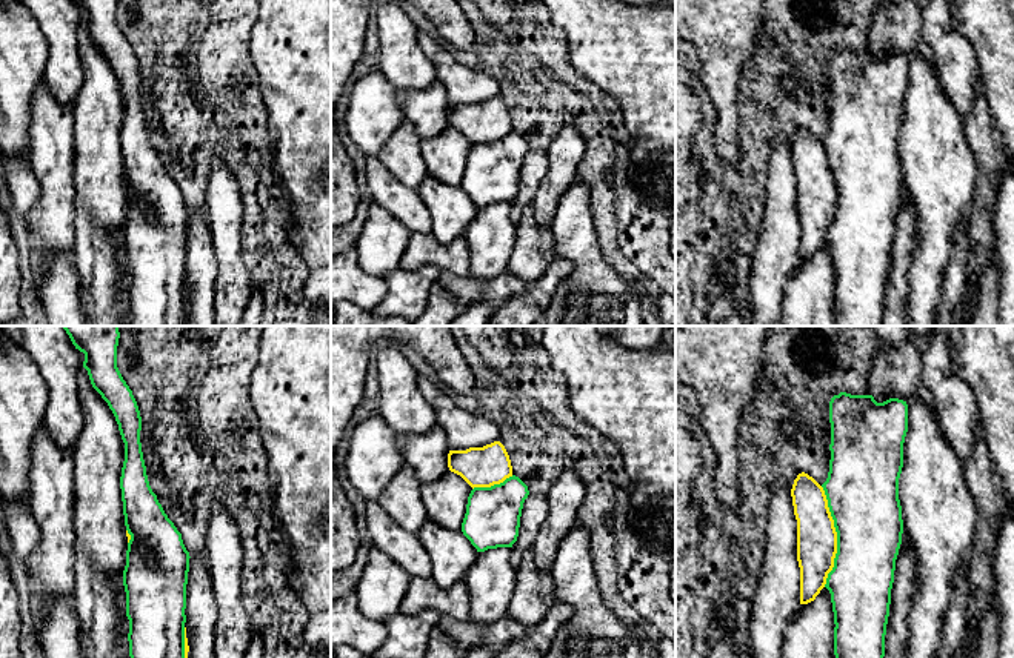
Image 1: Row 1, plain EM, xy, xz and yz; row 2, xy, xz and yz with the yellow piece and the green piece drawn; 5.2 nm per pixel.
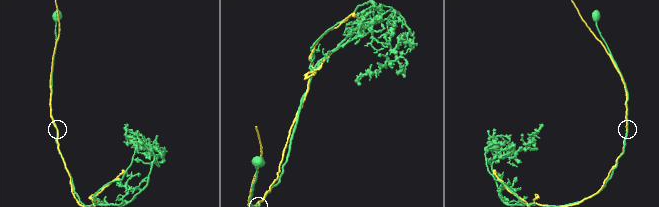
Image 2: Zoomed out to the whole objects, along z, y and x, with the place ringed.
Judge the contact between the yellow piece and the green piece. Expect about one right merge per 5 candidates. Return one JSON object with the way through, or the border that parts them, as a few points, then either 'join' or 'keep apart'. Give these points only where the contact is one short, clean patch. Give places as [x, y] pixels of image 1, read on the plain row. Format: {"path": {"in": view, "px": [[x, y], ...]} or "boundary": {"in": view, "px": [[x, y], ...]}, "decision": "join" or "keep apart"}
{"decision": "keep apart"}

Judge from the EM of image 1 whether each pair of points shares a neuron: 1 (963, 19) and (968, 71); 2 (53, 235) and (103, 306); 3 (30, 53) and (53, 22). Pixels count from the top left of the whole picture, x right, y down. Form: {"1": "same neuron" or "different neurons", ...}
{"1": "different neurons", "2": "different neurons", "3": "different neurons"}

